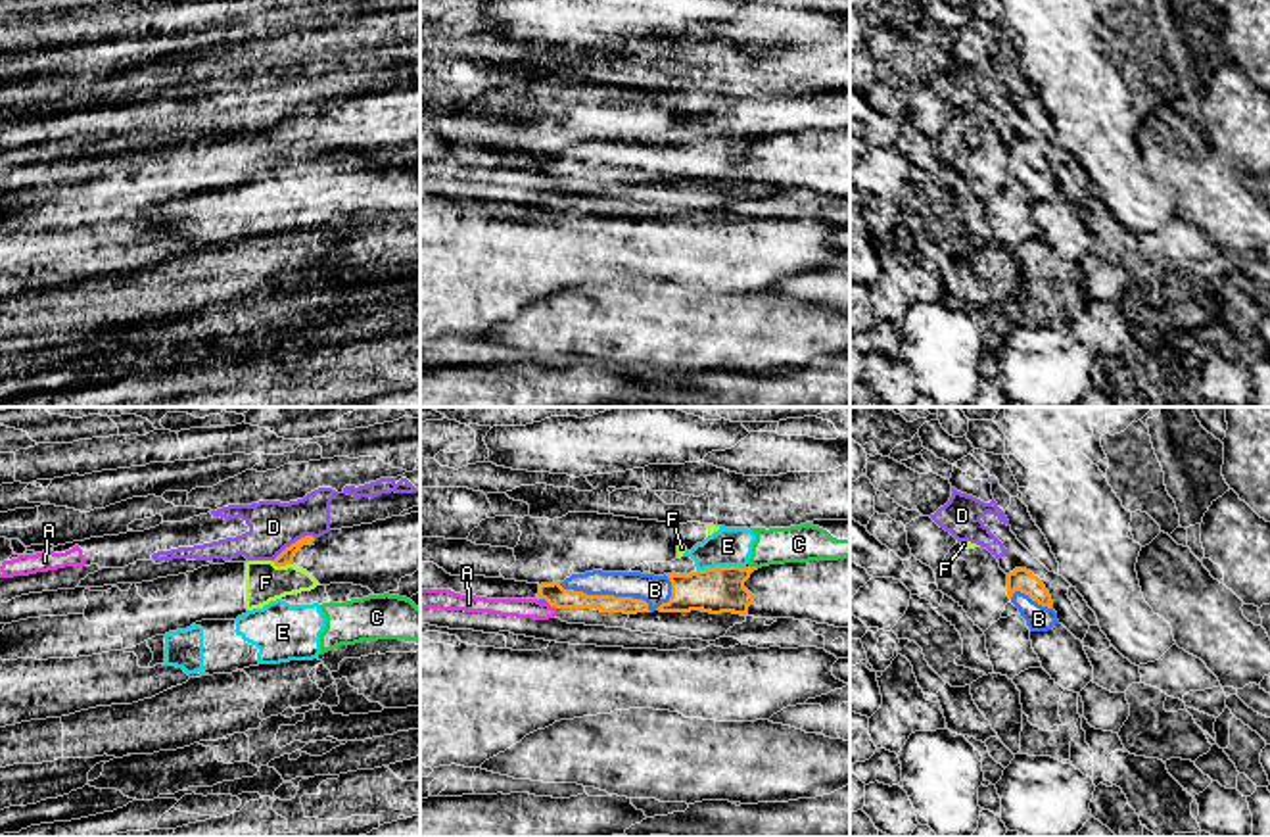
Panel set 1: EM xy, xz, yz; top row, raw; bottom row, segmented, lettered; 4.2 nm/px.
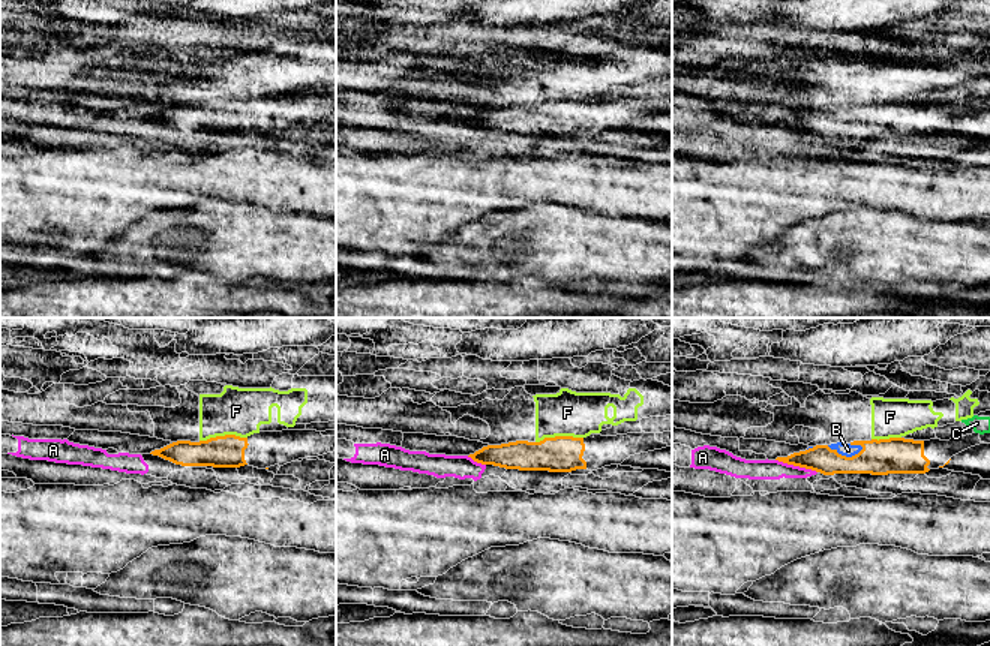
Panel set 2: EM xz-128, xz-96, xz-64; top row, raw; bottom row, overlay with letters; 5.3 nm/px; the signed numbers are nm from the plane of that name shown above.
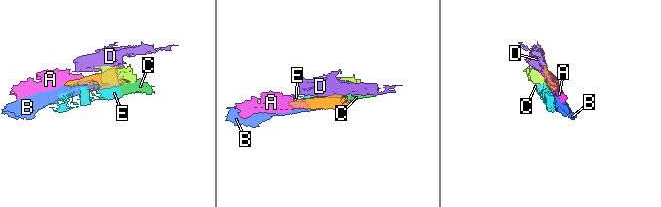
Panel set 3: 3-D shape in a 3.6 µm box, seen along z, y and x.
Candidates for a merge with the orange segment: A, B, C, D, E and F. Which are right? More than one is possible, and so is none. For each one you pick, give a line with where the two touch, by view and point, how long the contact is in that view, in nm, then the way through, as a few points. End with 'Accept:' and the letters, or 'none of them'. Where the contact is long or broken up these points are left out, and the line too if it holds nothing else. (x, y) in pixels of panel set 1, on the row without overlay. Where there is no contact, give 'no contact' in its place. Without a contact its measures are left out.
B: meets orange in xz at (607, 166); contact 420 nm long
Accept: B

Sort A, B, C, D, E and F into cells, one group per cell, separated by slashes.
A D / B / C E / F

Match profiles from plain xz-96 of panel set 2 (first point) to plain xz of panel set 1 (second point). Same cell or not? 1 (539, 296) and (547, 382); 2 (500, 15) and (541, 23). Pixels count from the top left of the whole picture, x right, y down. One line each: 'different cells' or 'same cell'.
1: same cell
2: same cell

